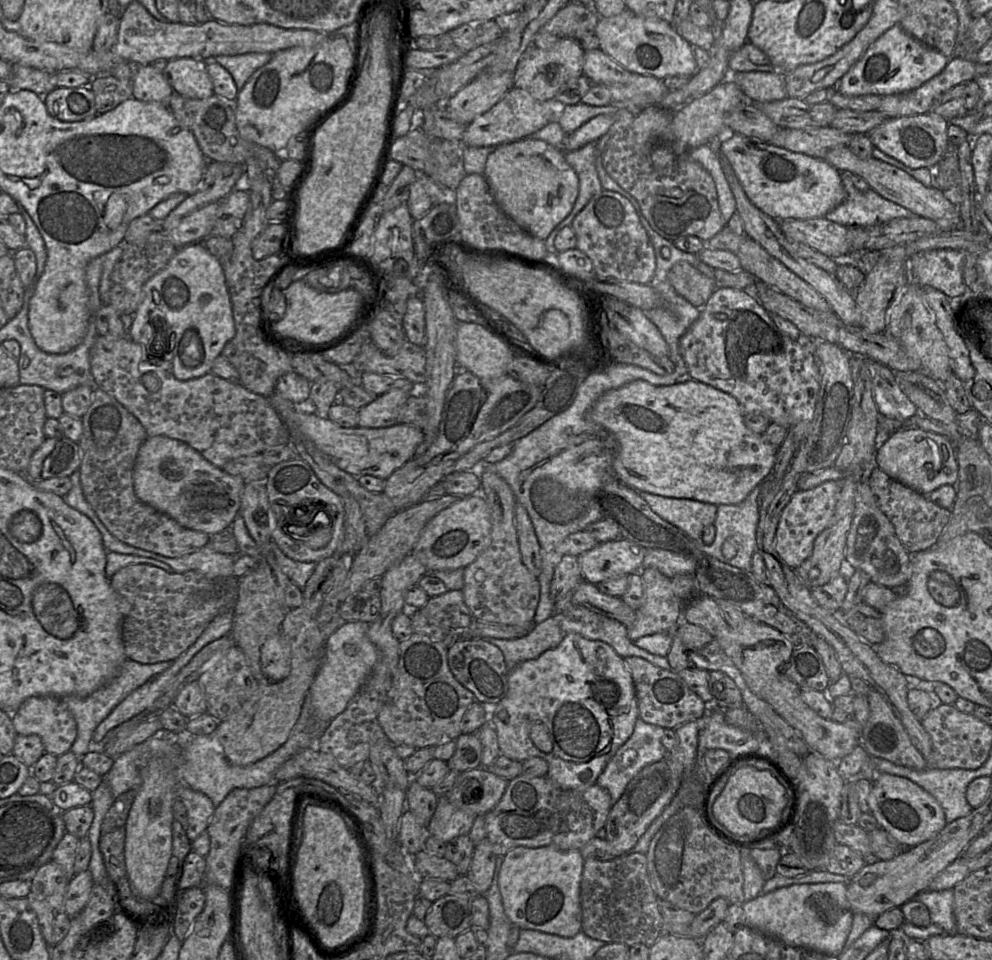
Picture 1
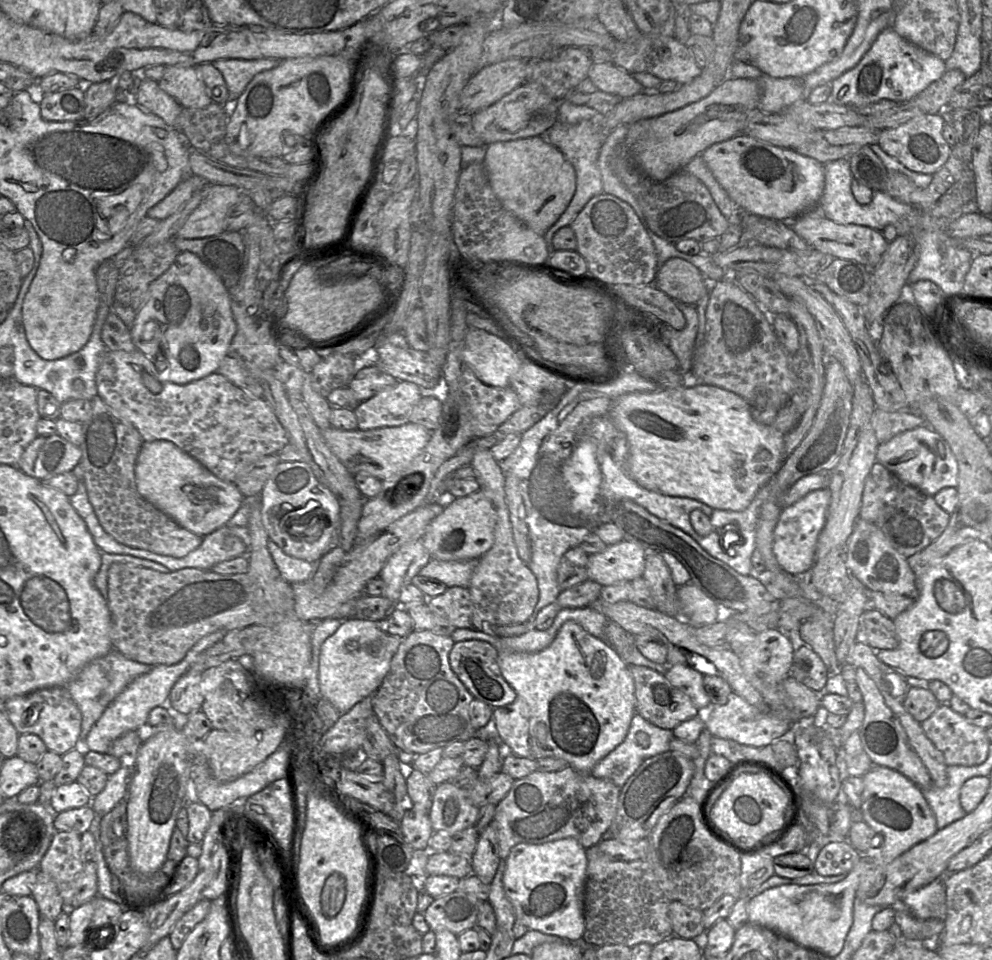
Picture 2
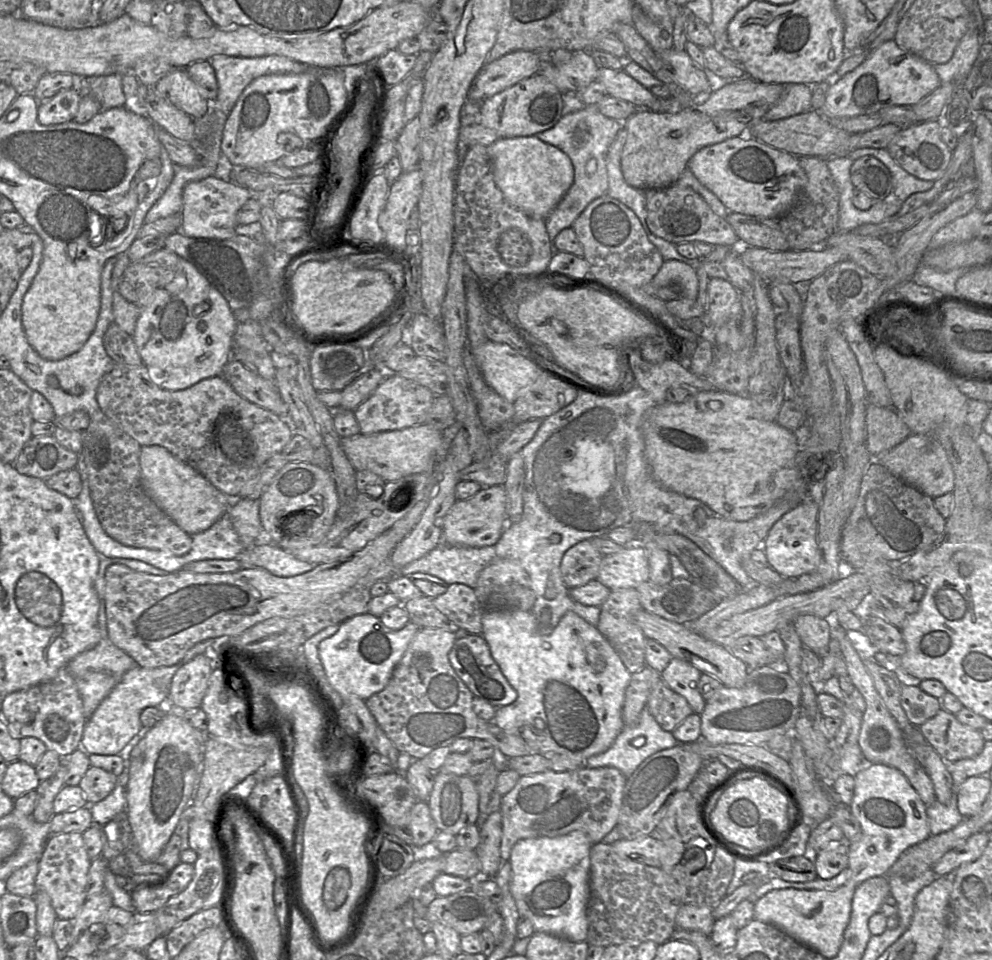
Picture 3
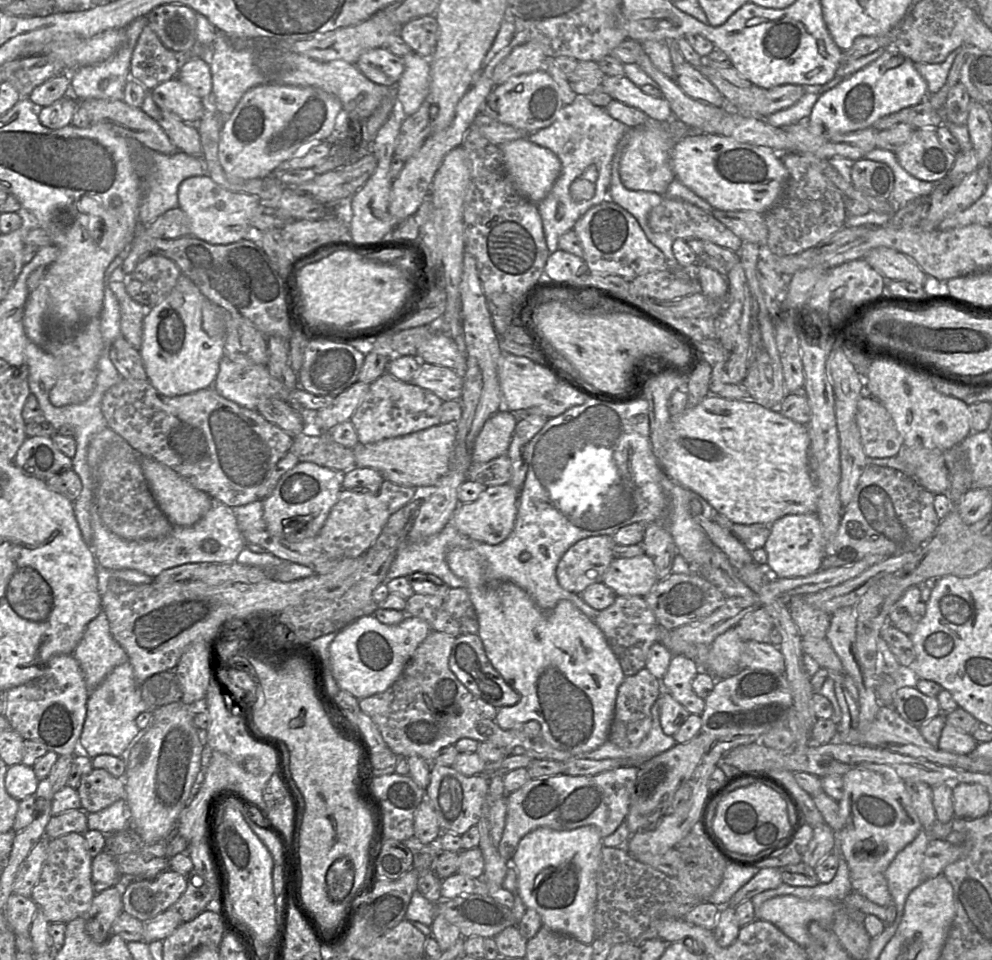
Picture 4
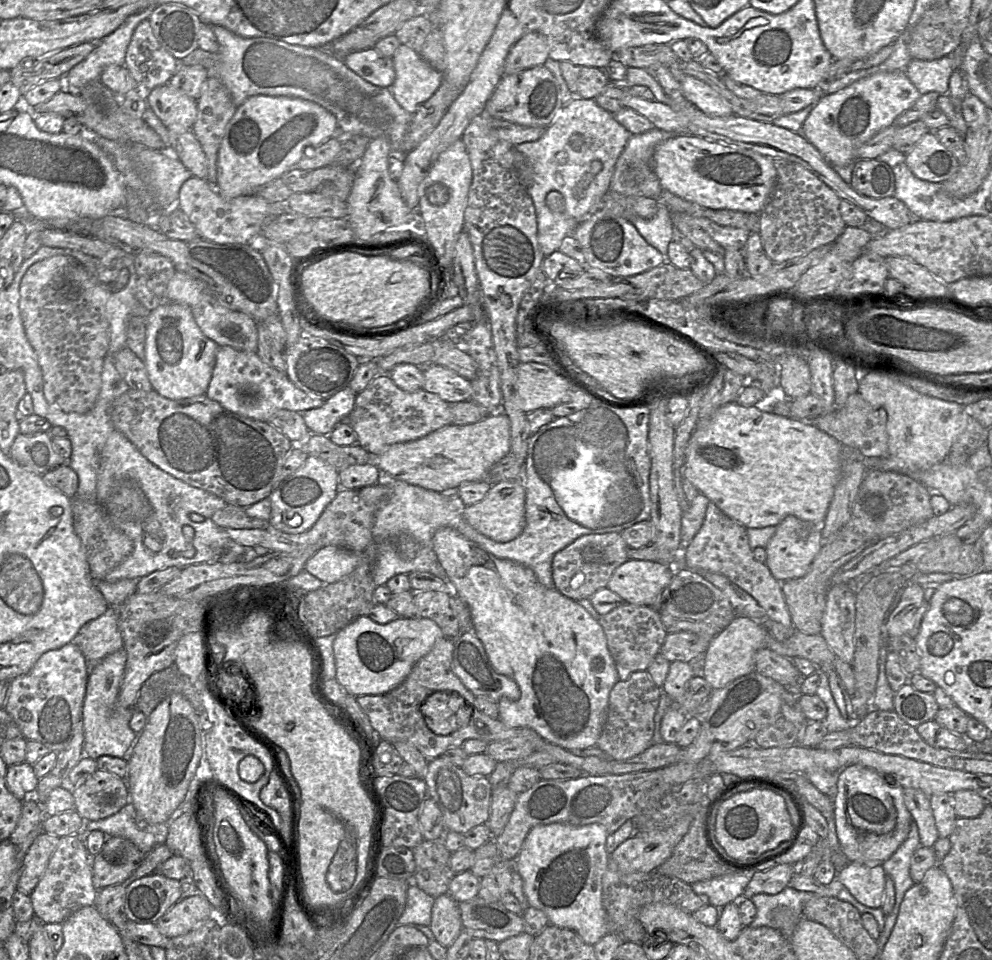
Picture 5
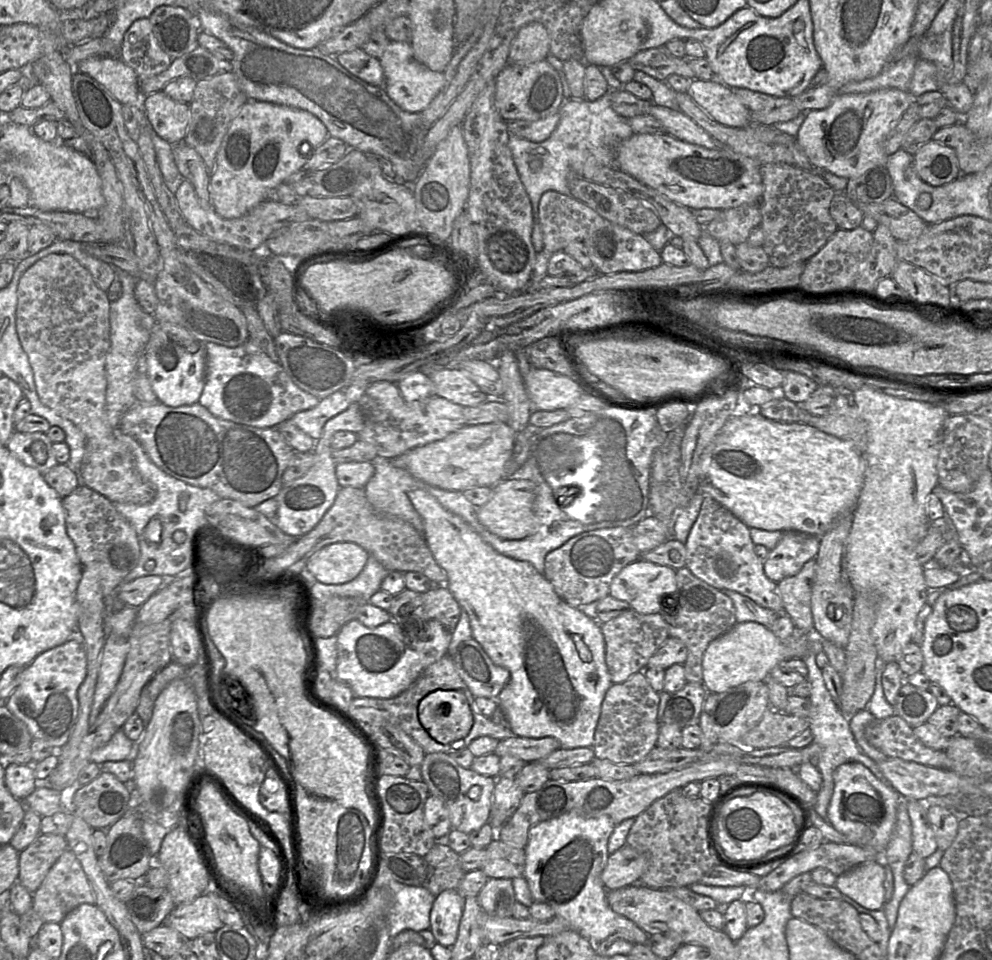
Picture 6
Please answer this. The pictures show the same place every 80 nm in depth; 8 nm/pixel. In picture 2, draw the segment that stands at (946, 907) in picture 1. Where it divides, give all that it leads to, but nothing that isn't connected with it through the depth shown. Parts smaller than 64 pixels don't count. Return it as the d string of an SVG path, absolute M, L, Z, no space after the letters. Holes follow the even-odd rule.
M937 878L909 893L902 901L908 906L914 918L945 920L946 891L942 878Z

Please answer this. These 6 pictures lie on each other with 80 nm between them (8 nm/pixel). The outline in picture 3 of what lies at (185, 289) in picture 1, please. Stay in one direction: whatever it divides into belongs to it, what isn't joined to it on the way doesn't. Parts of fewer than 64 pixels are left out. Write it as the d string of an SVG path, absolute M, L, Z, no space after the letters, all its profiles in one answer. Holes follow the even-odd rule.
M179 258L174 273L167 274L160 281L152 302L141 308L133 340L152 381L160 388L177 391L201 380L222 375L224 366L232 358L235 331L236 319L227 300L192 263Z

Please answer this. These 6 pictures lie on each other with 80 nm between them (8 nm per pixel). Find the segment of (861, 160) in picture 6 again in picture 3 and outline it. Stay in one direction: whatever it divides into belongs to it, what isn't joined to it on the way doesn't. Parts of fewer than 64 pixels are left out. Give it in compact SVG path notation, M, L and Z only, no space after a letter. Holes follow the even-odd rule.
M894 39L872 50L857 68L840 79L833 77L829 83L825 102L818 111L828 120L875 114L886 106L914 105L941 85L933 64L900 48Z

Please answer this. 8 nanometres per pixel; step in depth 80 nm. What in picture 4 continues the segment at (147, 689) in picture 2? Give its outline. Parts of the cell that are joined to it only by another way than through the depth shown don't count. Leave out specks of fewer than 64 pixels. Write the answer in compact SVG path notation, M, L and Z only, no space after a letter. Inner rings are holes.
M130 662L116 666L88 696L86 716L79 737L79 752L90 758L103 754L120 757L140 730L135 722L136 717L148 710L148 704L141 697L141 686L135 682Z

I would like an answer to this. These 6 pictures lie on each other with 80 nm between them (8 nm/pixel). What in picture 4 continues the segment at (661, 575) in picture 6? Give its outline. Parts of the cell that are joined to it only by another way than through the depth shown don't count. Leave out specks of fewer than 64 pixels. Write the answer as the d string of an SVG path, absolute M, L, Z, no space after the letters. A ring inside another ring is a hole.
M645 553L632 558L614 558L606 570L602 582L617 596L644 597L658 581L653 561Z

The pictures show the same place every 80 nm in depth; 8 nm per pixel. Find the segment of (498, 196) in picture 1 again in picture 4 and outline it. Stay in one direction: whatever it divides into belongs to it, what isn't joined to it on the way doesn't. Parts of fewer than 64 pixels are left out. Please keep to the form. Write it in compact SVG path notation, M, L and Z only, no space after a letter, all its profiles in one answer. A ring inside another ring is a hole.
M521 138L497 145L501 148L506 173L514 189L534 204L546 198L561 172L561 162L551 150L538 146L528 138Z

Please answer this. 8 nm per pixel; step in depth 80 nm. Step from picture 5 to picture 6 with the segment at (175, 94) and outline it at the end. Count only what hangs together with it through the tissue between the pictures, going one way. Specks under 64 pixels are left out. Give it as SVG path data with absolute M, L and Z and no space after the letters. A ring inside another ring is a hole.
M163 90L143 97L142 102L149 122L159 137L171 145L184 139L190 119L188 104L173 100Z

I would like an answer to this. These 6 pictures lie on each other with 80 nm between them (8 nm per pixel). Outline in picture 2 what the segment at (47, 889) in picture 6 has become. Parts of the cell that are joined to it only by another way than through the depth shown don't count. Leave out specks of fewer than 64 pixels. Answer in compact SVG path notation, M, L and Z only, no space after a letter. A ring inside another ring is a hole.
M57 832L38 867L56 883L66 910L74 909L72 897L75 894L75 881L85 866L80 850L81 835Z

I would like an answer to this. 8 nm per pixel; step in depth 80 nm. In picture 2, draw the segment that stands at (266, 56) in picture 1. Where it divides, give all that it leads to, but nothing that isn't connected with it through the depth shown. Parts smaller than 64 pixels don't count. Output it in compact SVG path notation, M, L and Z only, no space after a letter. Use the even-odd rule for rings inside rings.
M272 58L219 59L212 62L212 65L221 72L225 80L229 100L237 100L255 75L275 68L280 62L281 60Z

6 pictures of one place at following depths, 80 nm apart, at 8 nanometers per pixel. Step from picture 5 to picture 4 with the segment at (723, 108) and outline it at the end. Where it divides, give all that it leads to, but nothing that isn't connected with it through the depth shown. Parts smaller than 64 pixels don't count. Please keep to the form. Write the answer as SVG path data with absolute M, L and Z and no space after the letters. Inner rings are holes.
M686 61L673 67L675 81L686 95L715 107L723 107L725 105L726 101L723 95L696 67Z

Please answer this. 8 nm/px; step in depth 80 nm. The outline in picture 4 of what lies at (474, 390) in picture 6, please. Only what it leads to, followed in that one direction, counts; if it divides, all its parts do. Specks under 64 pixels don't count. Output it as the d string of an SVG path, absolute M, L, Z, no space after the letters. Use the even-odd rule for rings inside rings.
M421 362L411 383L433 392L442 401L460 400L463 374L448 367Z

